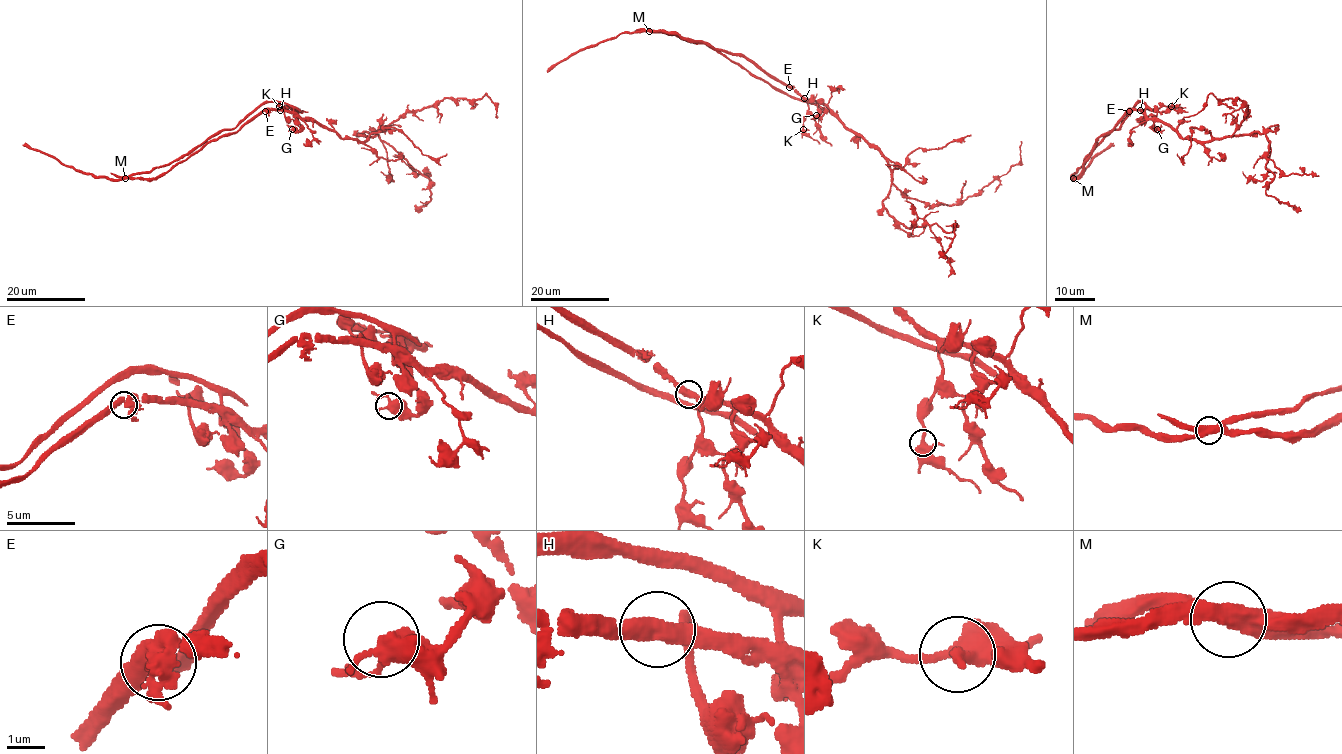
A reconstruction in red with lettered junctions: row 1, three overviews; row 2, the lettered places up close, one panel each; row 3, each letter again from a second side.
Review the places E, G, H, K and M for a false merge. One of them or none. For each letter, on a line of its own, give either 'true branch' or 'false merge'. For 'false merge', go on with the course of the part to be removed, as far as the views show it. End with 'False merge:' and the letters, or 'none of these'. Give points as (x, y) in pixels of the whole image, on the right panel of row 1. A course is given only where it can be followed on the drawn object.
E: true branch
G: true branch
H: true branch
K: true branch
M: false merge; foreign part runs (1072, 178), (1084, 159), (1119, 128), (1139, 102), (1144, 104), (1145, 115), (1171, 109), (1188, 112)
False merge: M

